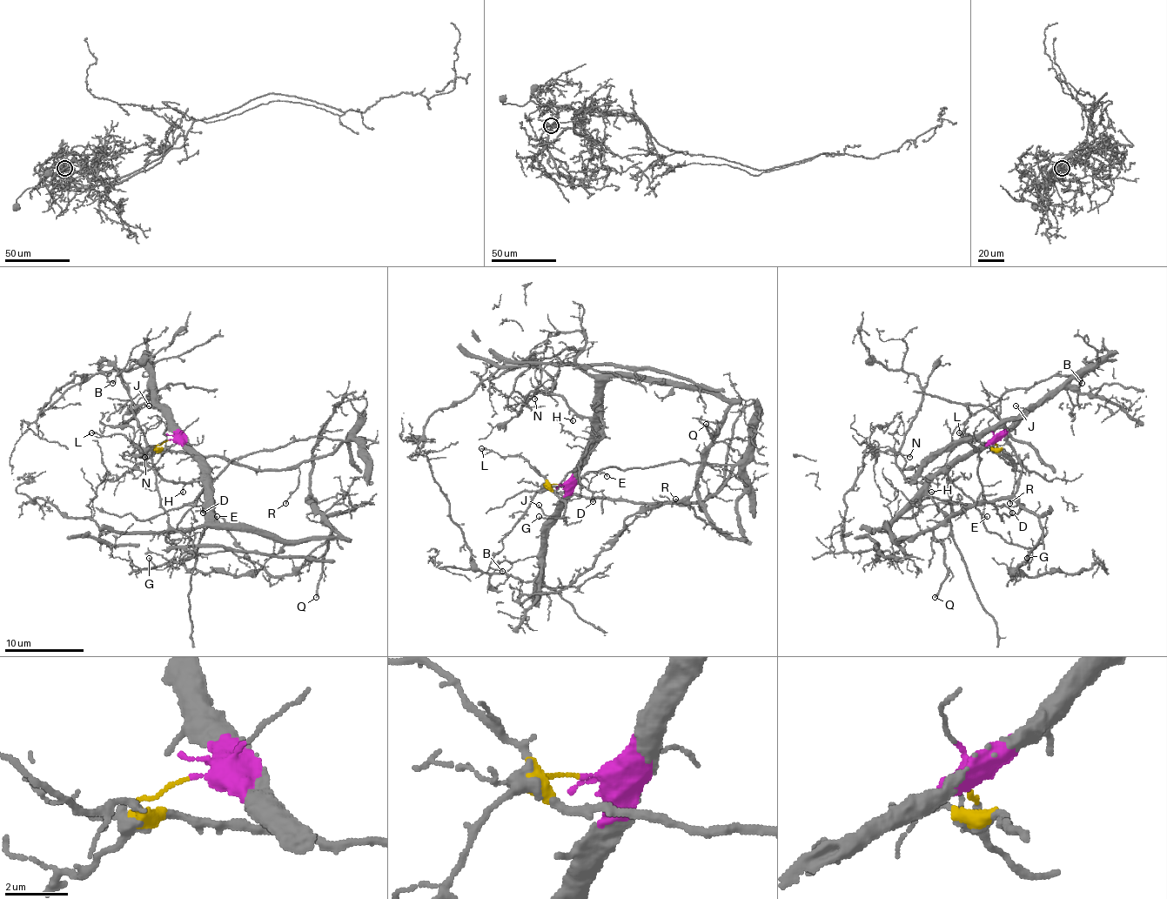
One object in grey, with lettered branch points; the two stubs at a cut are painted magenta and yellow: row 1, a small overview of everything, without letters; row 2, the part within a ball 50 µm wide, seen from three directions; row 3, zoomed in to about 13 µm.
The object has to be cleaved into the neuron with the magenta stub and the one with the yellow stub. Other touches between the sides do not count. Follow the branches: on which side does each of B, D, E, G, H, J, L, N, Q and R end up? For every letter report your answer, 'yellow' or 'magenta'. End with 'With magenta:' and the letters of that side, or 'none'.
B: magenta
D: yellow
E: yellow
G: magenta
H: magenta
J: magenta
L: yellow
N: magenta
Q: magenta
R: yellow
With magenta: B, G, H, J, N, Q

